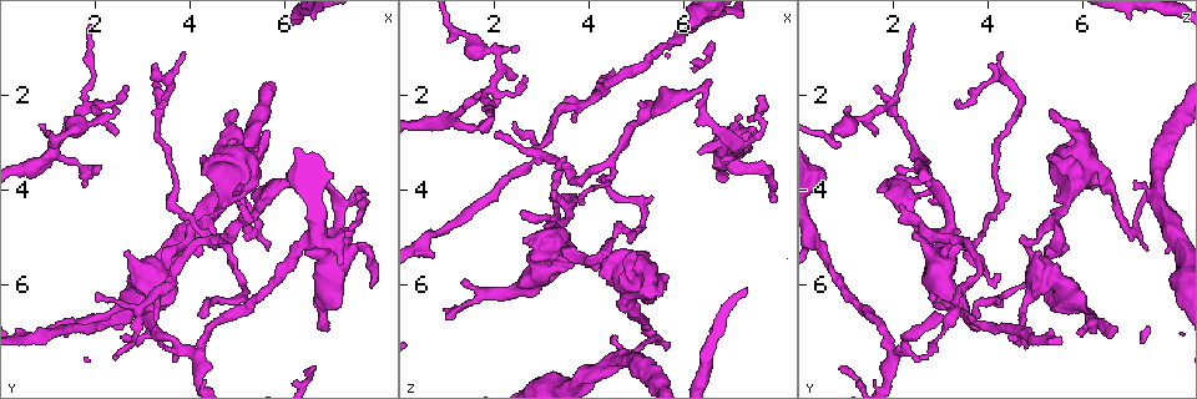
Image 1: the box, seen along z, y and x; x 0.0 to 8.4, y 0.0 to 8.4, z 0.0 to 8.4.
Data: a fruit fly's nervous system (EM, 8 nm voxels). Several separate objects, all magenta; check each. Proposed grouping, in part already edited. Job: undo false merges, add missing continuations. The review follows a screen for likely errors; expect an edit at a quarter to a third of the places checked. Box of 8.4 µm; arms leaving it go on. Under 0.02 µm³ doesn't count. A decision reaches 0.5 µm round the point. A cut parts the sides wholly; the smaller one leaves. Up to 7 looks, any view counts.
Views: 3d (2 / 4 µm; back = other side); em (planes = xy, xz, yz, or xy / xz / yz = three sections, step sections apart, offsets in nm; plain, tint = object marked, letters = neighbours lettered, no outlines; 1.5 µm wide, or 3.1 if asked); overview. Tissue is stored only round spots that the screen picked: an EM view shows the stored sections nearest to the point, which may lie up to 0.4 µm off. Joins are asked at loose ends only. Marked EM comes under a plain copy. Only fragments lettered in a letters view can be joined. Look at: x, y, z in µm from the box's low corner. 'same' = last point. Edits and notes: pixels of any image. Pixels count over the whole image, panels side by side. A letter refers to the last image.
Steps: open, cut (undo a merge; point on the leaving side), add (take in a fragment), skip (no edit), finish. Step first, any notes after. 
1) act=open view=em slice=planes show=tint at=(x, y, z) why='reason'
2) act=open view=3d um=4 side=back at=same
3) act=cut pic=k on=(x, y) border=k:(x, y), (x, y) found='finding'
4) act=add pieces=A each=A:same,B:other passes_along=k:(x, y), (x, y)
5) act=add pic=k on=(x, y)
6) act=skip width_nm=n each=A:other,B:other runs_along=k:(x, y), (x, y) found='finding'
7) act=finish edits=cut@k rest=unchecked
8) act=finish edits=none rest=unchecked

act=open view=3d um=2 at=(4.95, 2.35, 5.30) why='branch stops here'

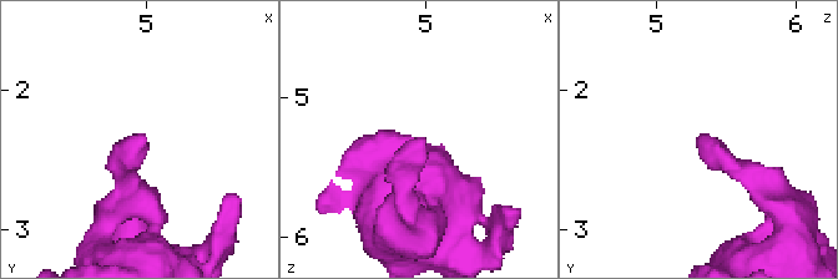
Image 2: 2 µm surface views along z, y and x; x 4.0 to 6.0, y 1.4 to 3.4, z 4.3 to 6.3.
act=open view=em slice=planes show=letters at=(4.96, 2.34, 5.30)

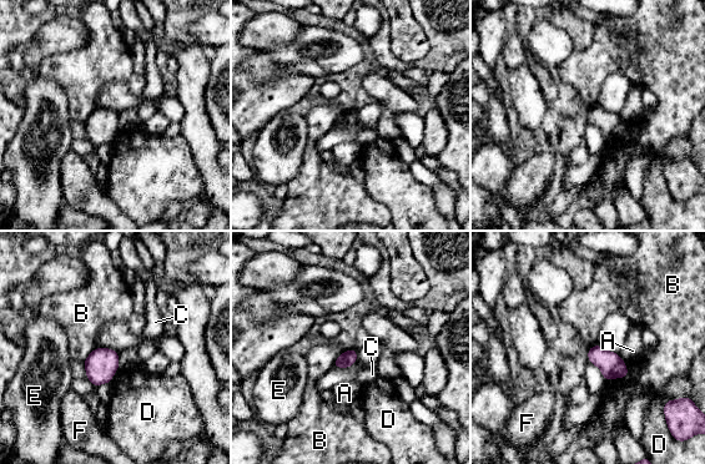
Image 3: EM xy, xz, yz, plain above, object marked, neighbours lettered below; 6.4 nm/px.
act=skip each=A:other,B:other,C:other,D:other,E:other,F:other border=3:(348, 349), (342, 352), (332, 366) found='no lettered fragment goes on from it'

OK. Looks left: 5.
act=open view=em slice=planes show=tint at=(5.20, 4.85, 7.00) why='abrupt turn'

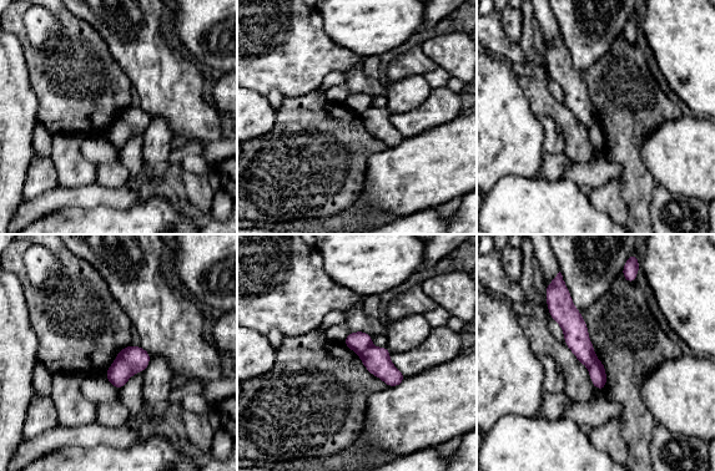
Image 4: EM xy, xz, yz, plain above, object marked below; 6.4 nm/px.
act=open view=em slice=planes show=letters at=same

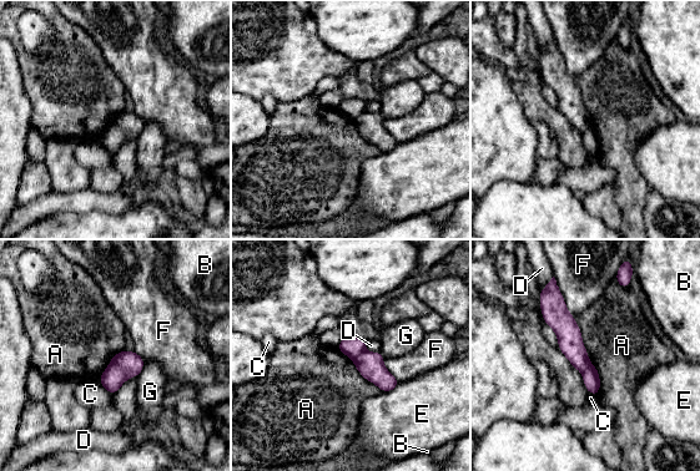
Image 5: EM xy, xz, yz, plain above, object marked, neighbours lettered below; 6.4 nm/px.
act=cut pic=5 on=(371, 366) each=A:other,B:other,C:other,D:other,E:other,F:other,G:other border=5:(364, 350), (353, 359) found='a second neuron is stuck on'

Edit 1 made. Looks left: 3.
act=finish edits=cut@5 rest=unchecked

